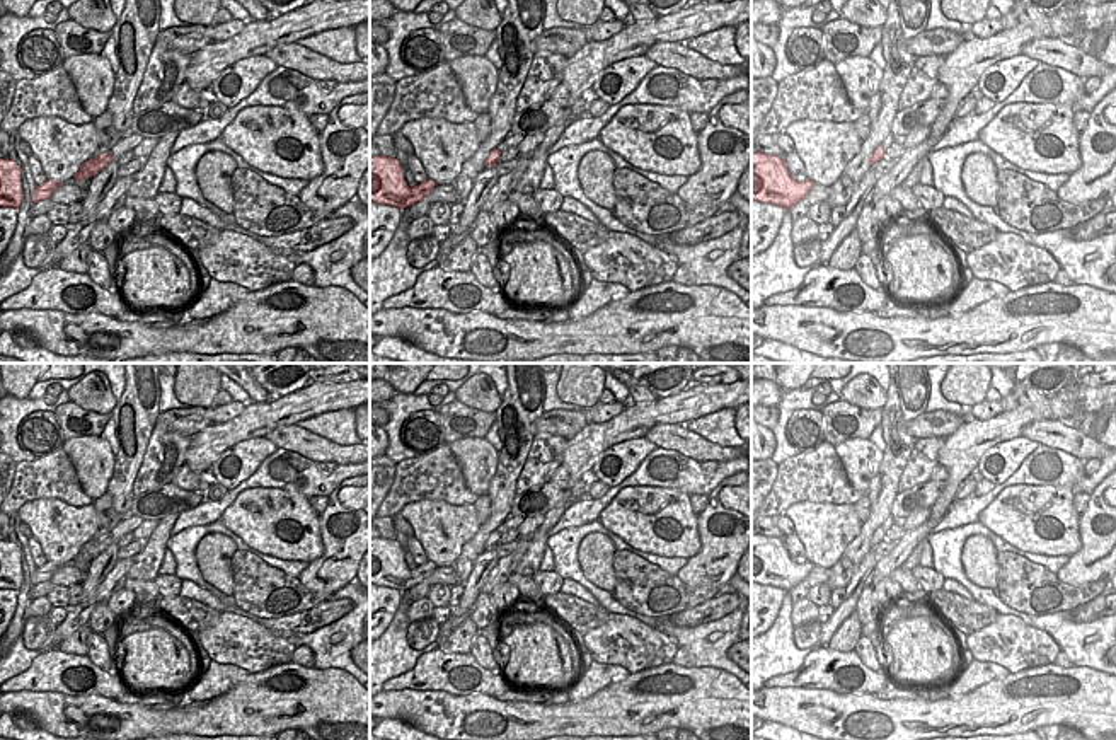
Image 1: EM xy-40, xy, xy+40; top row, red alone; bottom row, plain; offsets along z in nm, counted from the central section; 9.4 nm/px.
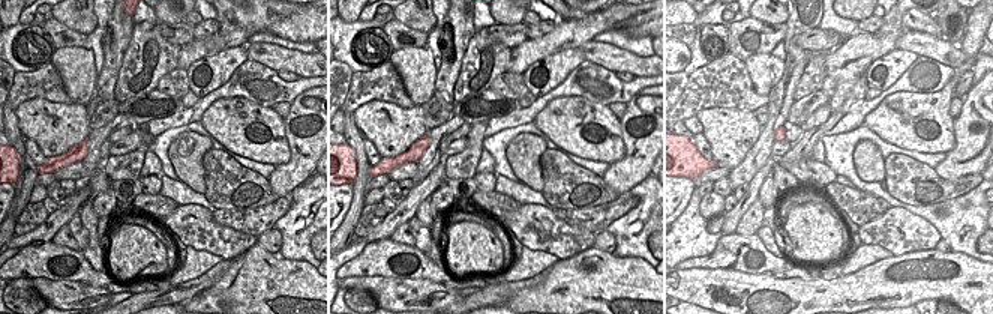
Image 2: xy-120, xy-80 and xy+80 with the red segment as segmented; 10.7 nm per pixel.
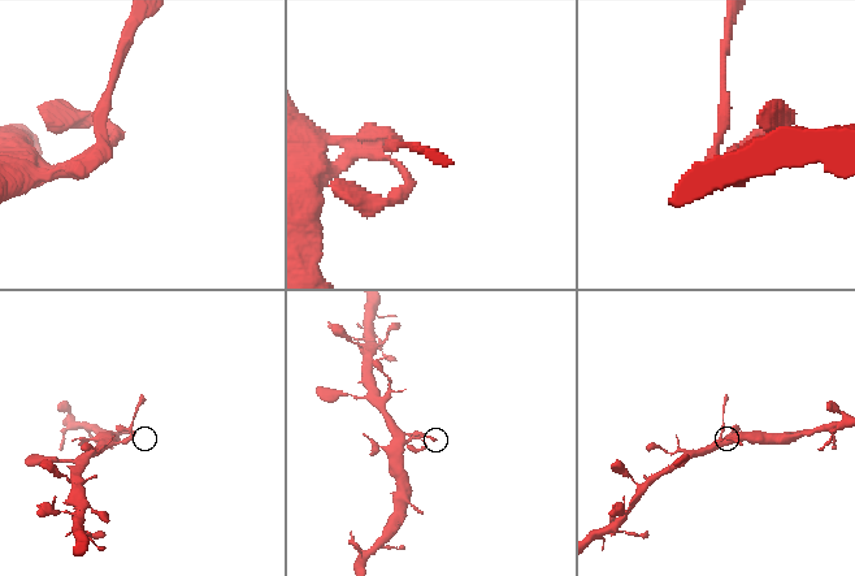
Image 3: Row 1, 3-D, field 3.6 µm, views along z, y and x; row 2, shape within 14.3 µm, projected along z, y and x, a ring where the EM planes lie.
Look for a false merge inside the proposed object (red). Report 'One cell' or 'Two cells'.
One cell.

